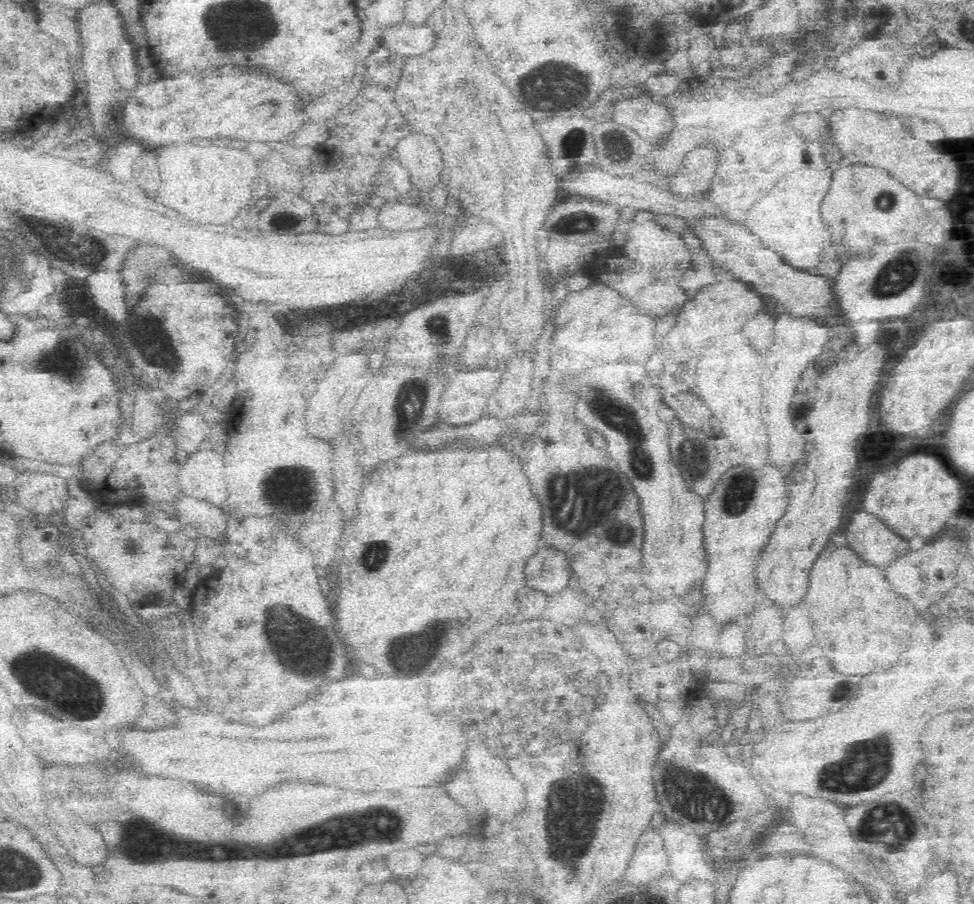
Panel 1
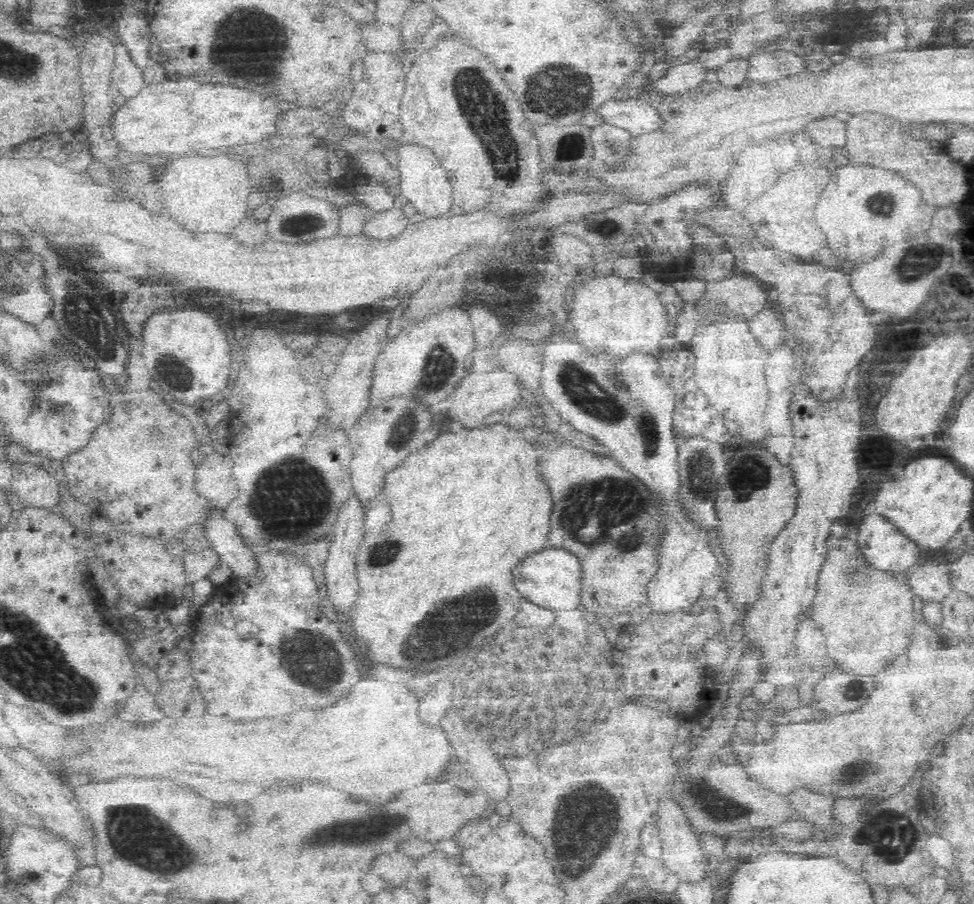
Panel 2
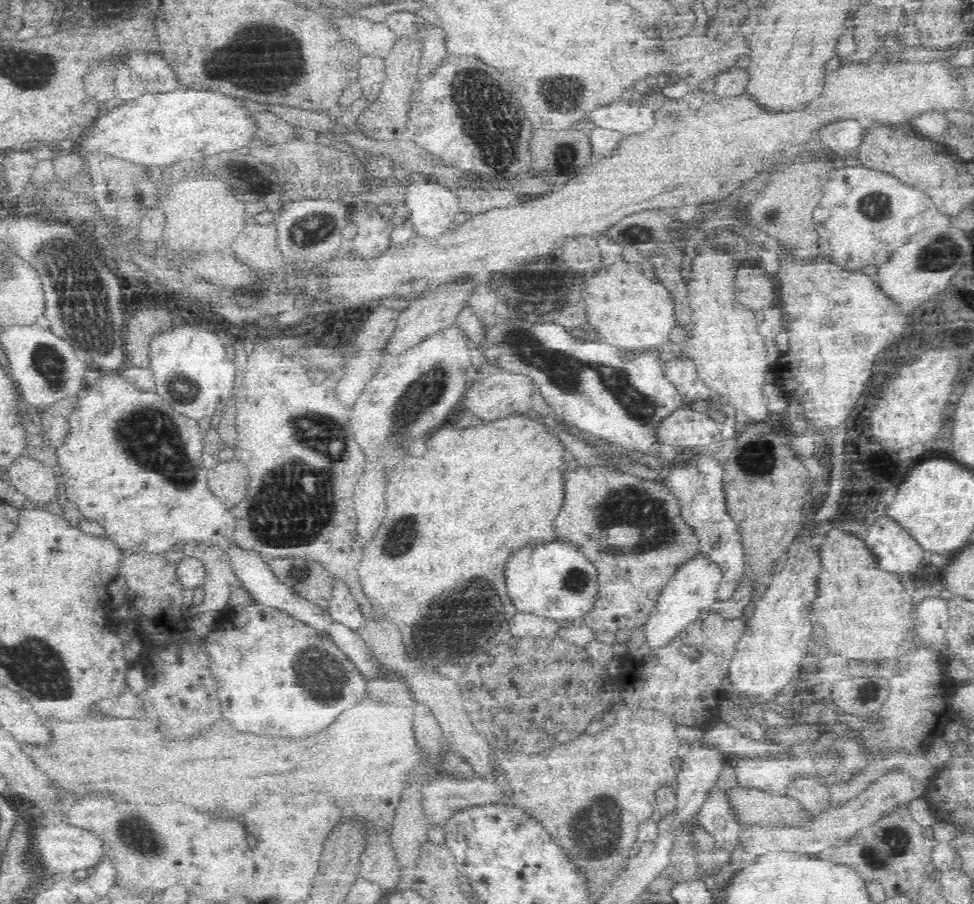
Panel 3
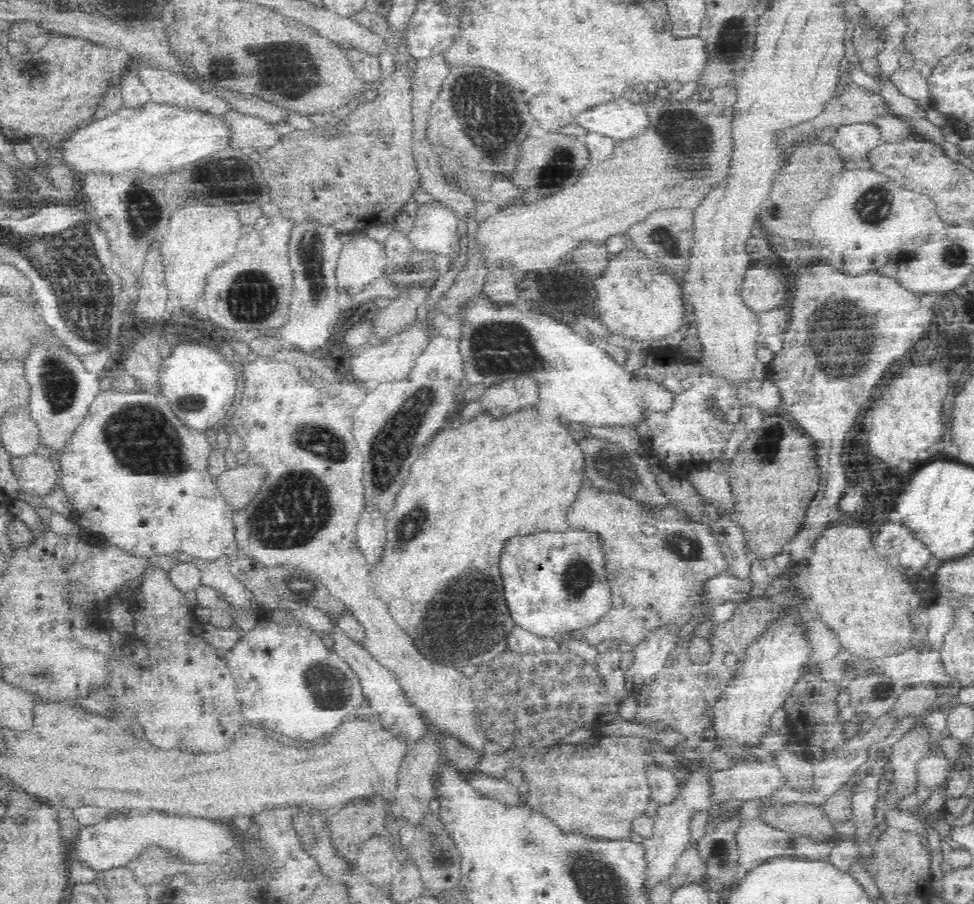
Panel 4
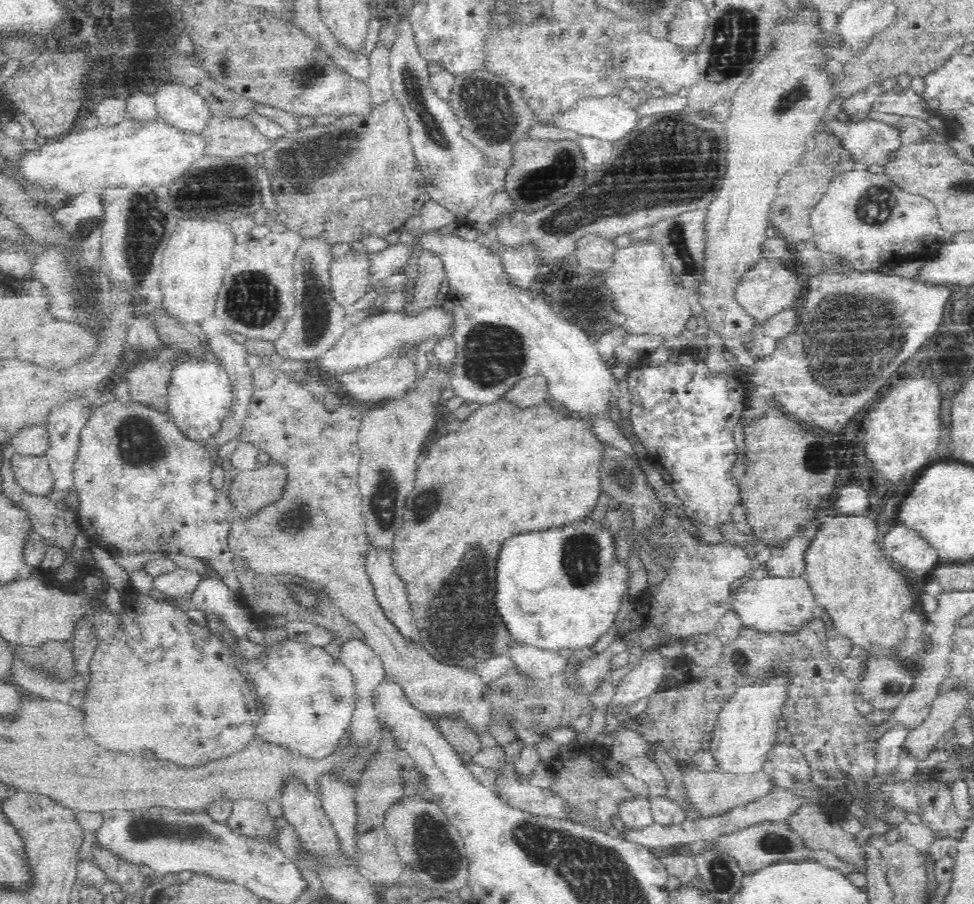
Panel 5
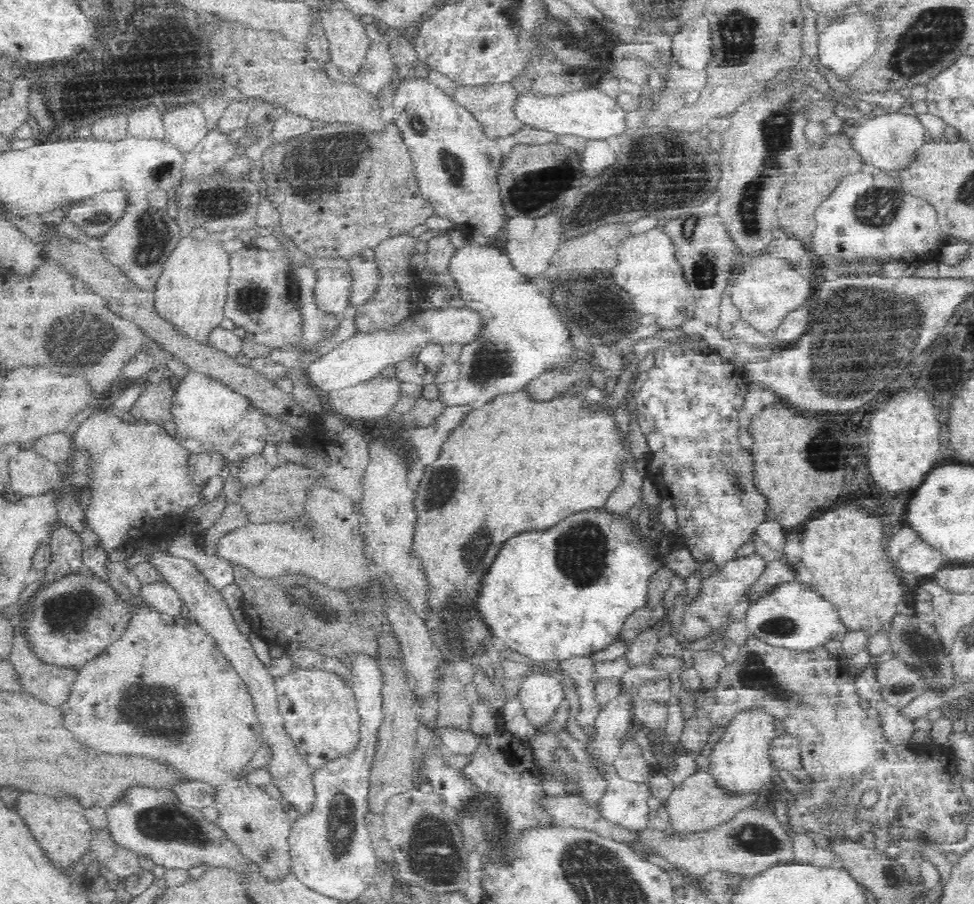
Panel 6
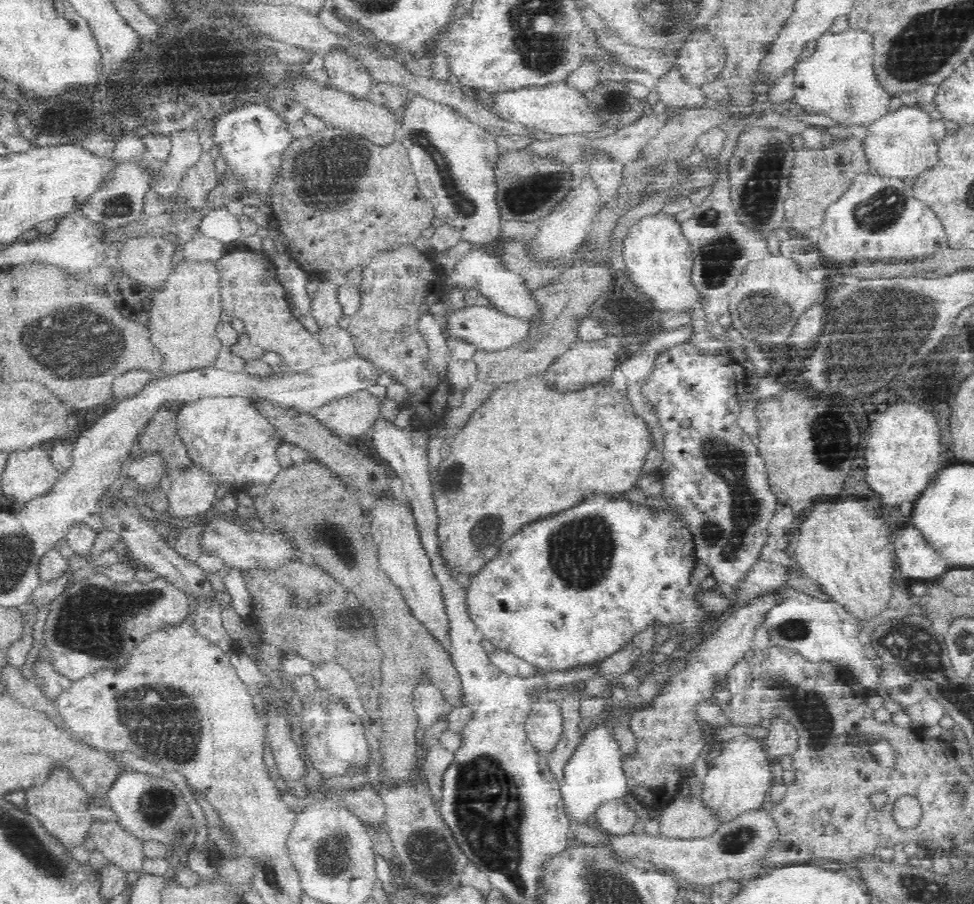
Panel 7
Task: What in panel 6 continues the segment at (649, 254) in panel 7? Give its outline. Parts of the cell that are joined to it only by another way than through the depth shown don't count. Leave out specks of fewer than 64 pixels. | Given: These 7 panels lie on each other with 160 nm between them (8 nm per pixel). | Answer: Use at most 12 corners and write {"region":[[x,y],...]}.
{"region":[[662,228],[628,236],[611,273],[665,335],[695,297]]}

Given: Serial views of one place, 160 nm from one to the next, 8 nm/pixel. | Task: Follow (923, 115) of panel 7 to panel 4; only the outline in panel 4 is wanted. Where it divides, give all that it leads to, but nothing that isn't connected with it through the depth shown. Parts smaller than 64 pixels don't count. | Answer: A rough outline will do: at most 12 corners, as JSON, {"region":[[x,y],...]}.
{"region":[[844,124],[832,146],[842,160],[864,160],[882,142],[874,124]]}

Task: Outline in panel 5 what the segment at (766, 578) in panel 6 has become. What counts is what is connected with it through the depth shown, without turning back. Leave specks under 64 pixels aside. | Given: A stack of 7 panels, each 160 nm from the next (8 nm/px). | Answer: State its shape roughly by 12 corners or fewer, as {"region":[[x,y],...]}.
{"region":[[816,518],[763,565],[769,576],[806,577],[805,554],[818,534]]}

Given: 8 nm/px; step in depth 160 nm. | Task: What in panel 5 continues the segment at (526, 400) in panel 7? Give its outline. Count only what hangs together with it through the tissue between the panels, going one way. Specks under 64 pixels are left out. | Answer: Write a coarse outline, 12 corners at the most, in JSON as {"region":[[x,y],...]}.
{"region":[[482,404],[427,444],[394,533],[418,640],[512,642],[508,536],[599,500],[592,424]]}

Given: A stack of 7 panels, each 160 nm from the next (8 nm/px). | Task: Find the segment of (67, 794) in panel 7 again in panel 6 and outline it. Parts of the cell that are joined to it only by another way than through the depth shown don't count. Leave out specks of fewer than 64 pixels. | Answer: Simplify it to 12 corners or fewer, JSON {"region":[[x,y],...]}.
{"region":[[20,794],[16,814],[48,863],[70,872],[92,826],[74,800]]}

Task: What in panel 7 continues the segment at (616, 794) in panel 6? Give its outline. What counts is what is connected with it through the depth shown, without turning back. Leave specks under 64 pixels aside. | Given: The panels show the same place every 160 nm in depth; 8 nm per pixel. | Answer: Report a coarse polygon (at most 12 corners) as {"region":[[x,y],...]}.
{"region":[[634,795],[608,800],[595,817],[606,835],[633,833],[640,825]]}

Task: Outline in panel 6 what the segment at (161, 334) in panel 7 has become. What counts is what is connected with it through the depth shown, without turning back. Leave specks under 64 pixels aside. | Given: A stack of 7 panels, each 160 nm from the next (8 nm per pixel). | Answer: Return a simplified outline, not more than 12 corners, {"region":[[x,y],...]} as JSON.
{"region":[[184,236],[164,262],[156,310],[194,340],[221,327],[230,252]]}

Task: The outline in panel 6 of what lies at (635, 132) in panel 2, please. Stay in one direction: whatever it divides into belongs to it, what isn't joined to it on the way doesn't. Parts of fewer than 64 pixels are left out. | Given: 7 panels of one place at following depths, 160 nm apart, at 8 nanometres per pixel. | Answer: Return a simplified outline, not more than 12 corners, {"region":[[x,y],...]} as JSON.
{"region":[[598,89],[519,94],[518,118],[556,134],[613,140],[626,112]]}

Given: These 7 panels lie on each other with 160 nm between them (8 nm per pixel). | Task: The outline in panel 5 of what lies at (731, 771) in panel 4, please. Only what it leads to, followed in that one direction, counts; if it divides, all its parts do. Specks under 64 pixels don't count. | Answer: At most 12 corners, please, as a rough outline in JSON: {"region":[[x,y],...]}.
{"region":[[764,768],[682,774],[689,817],[726,814],[770,794]]}

